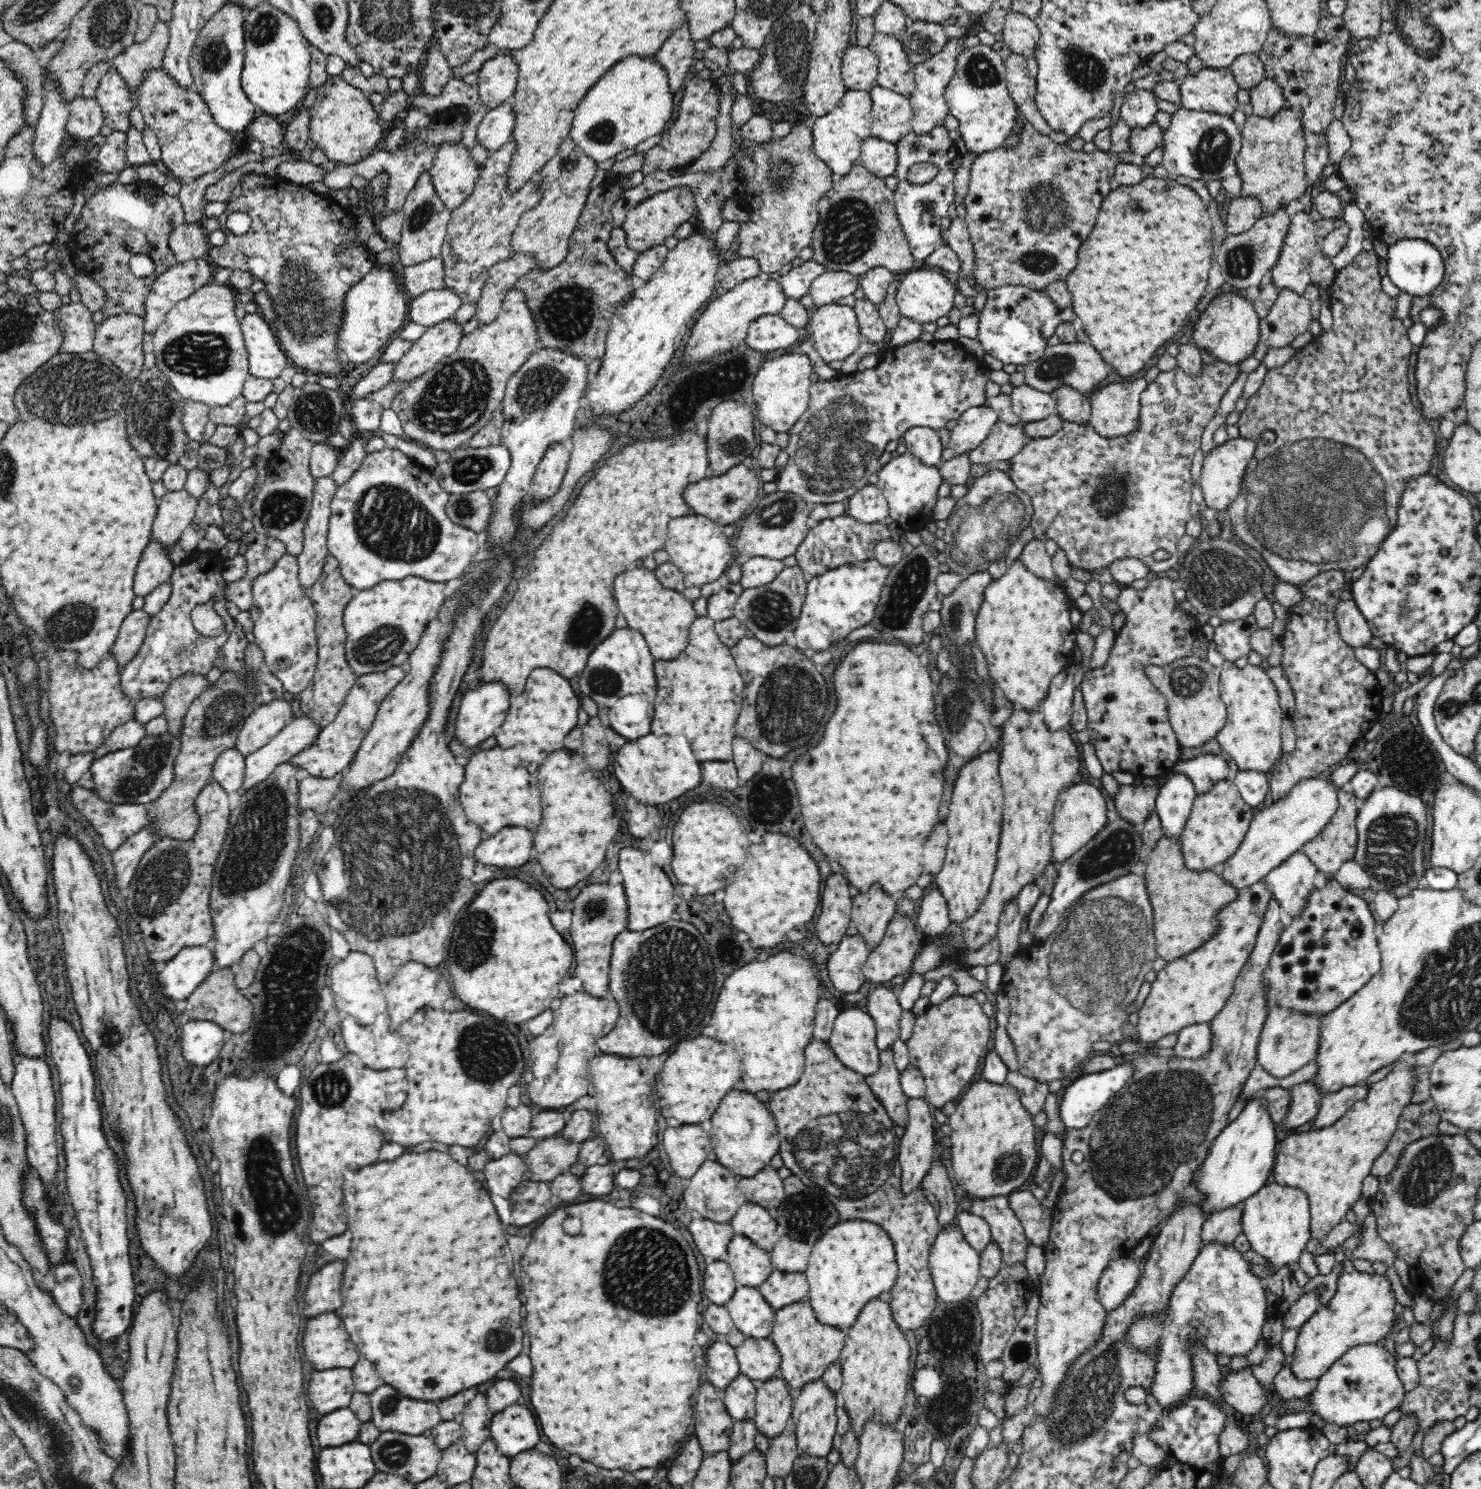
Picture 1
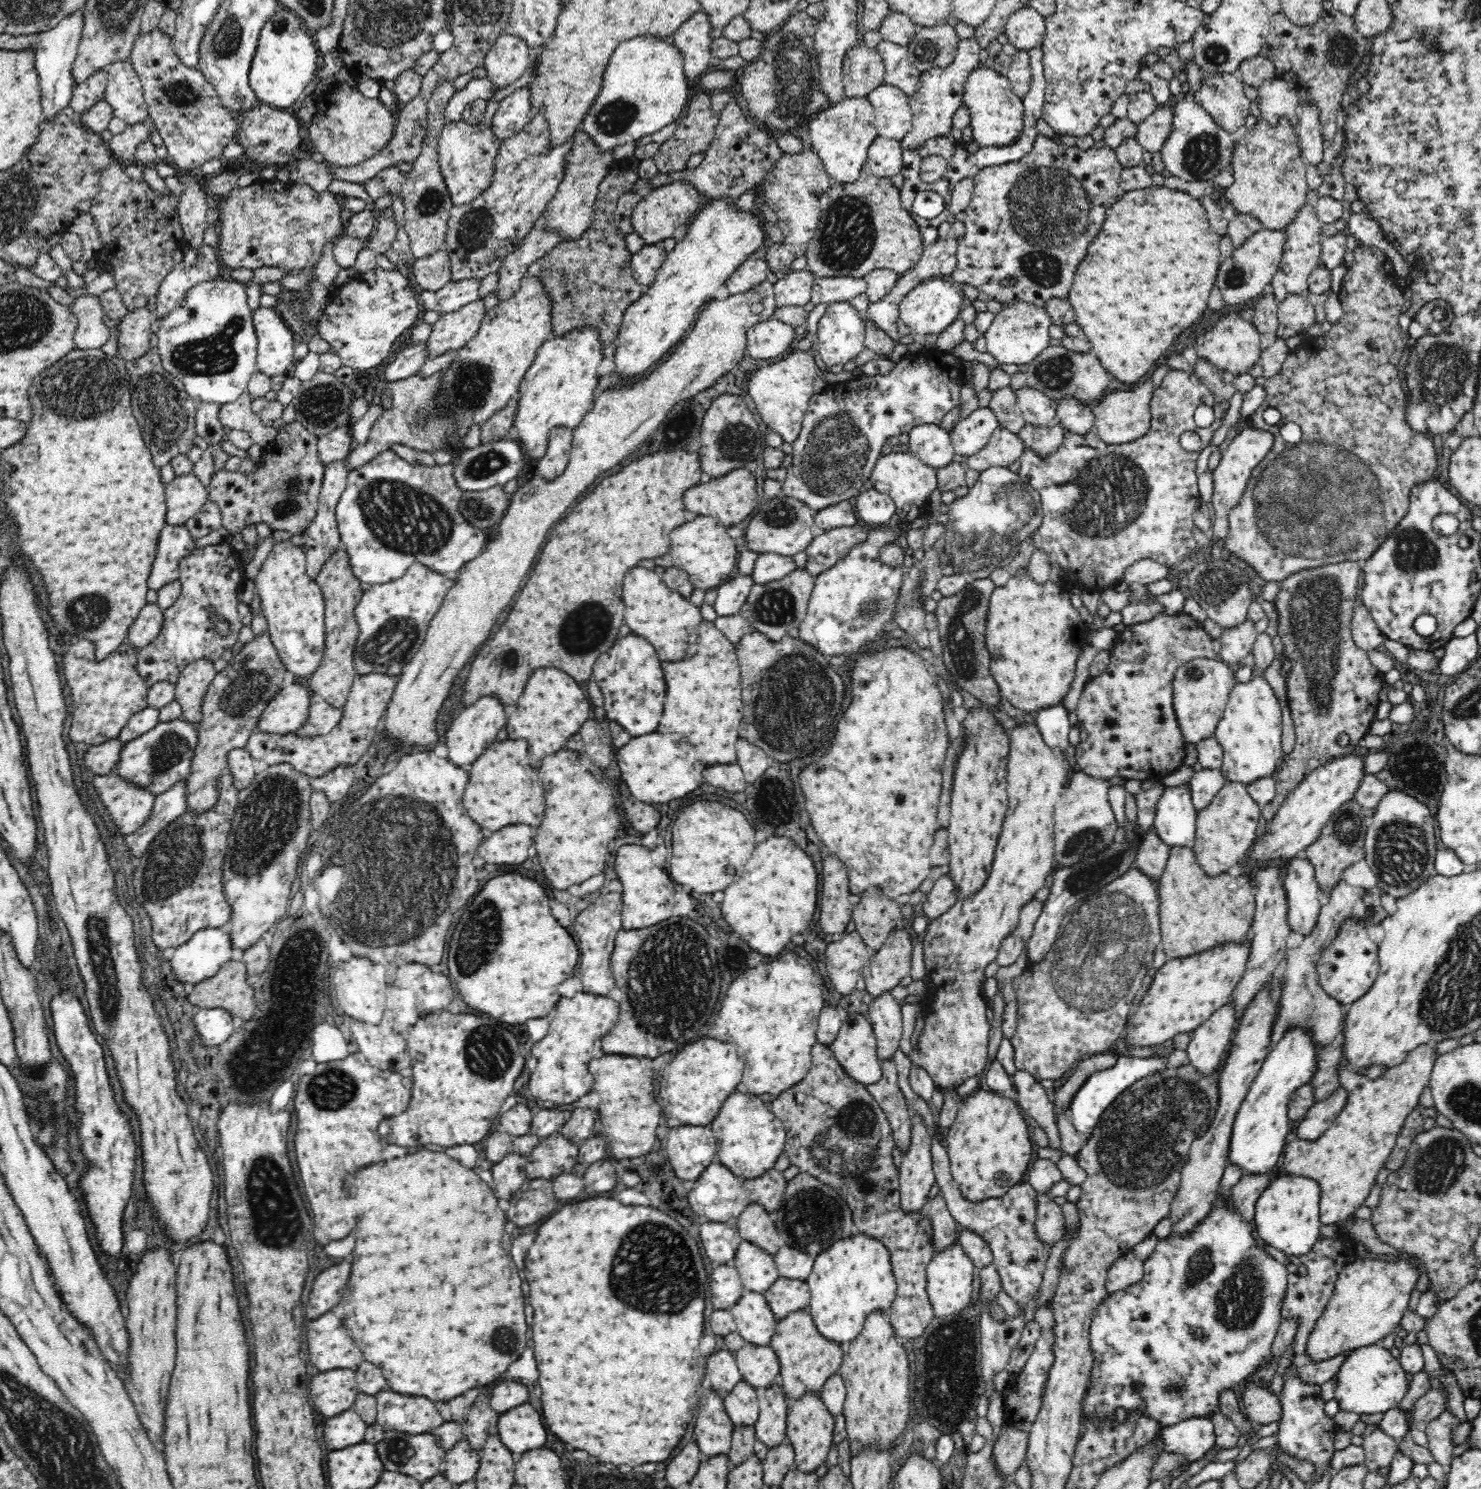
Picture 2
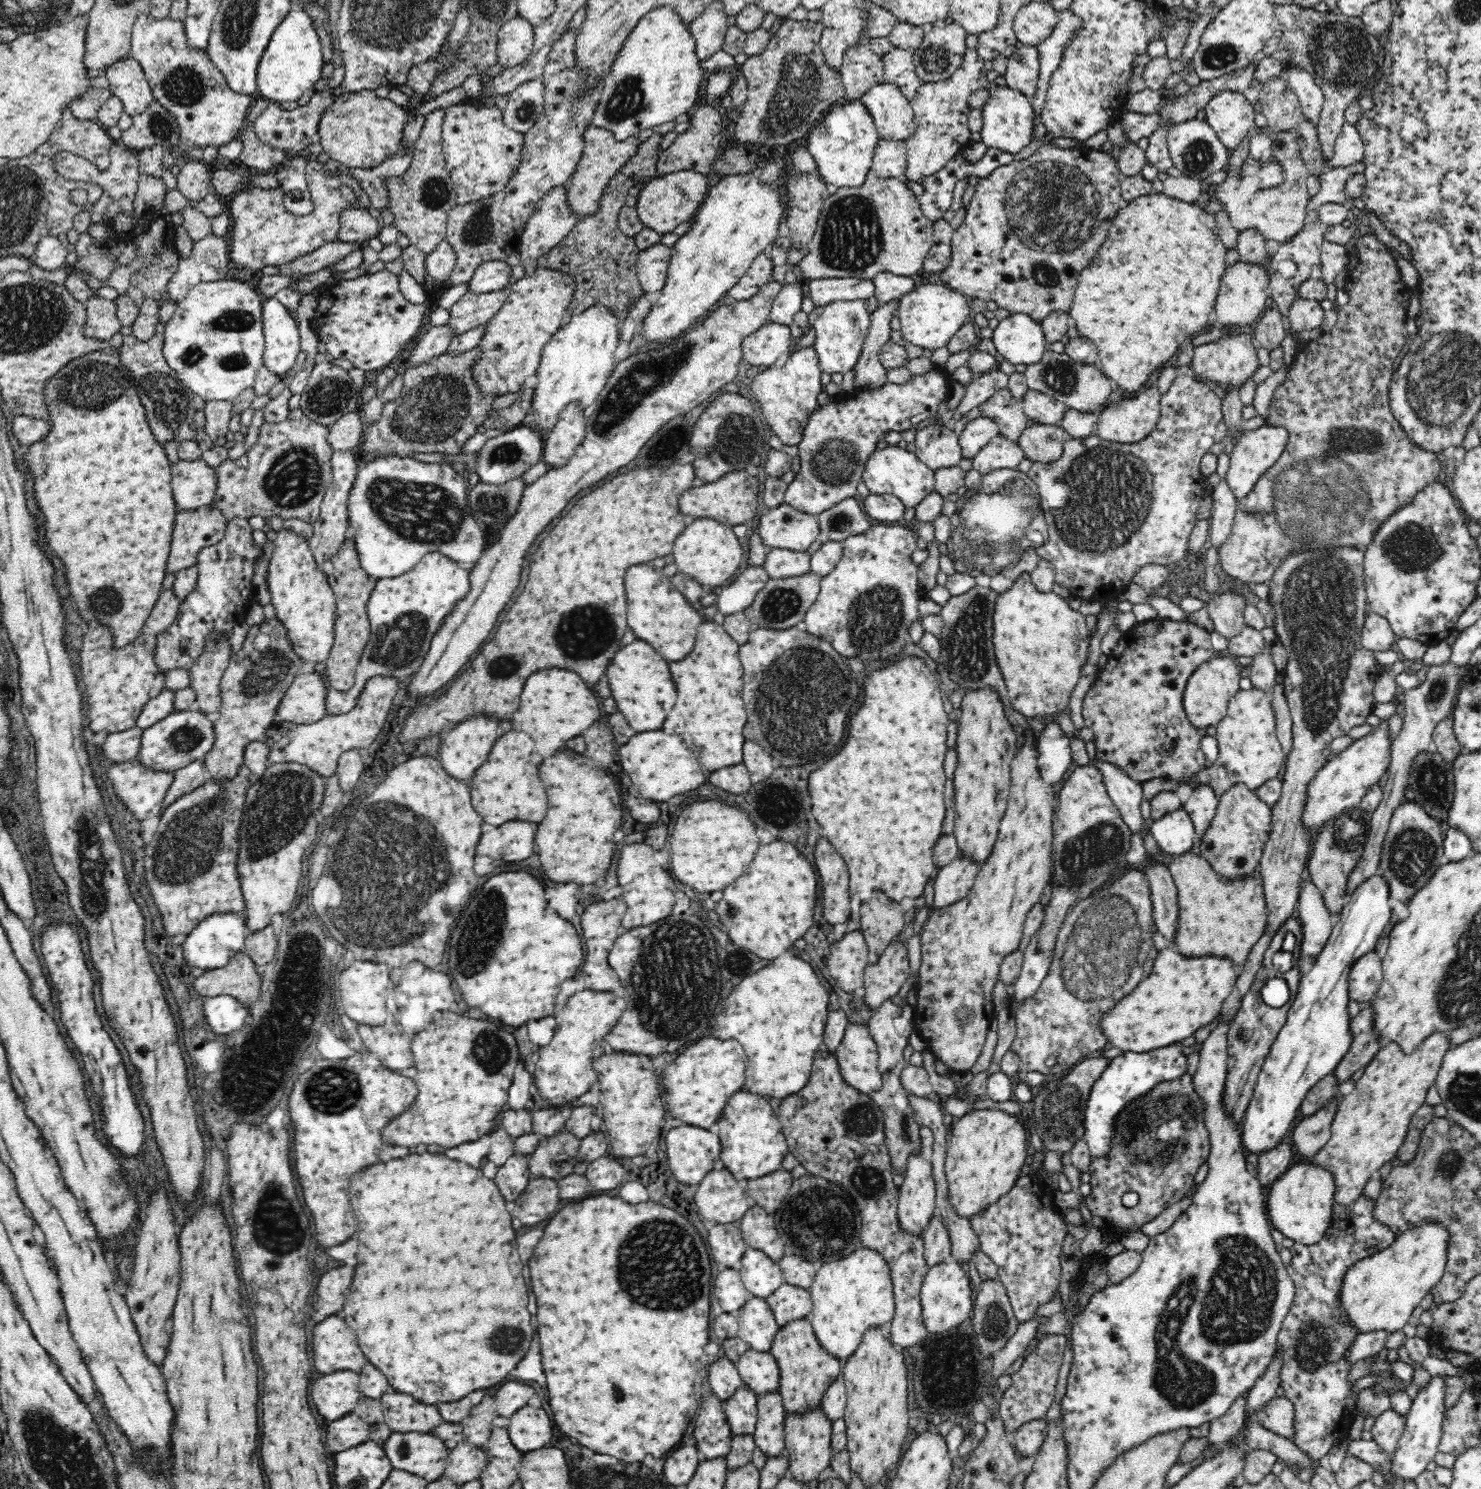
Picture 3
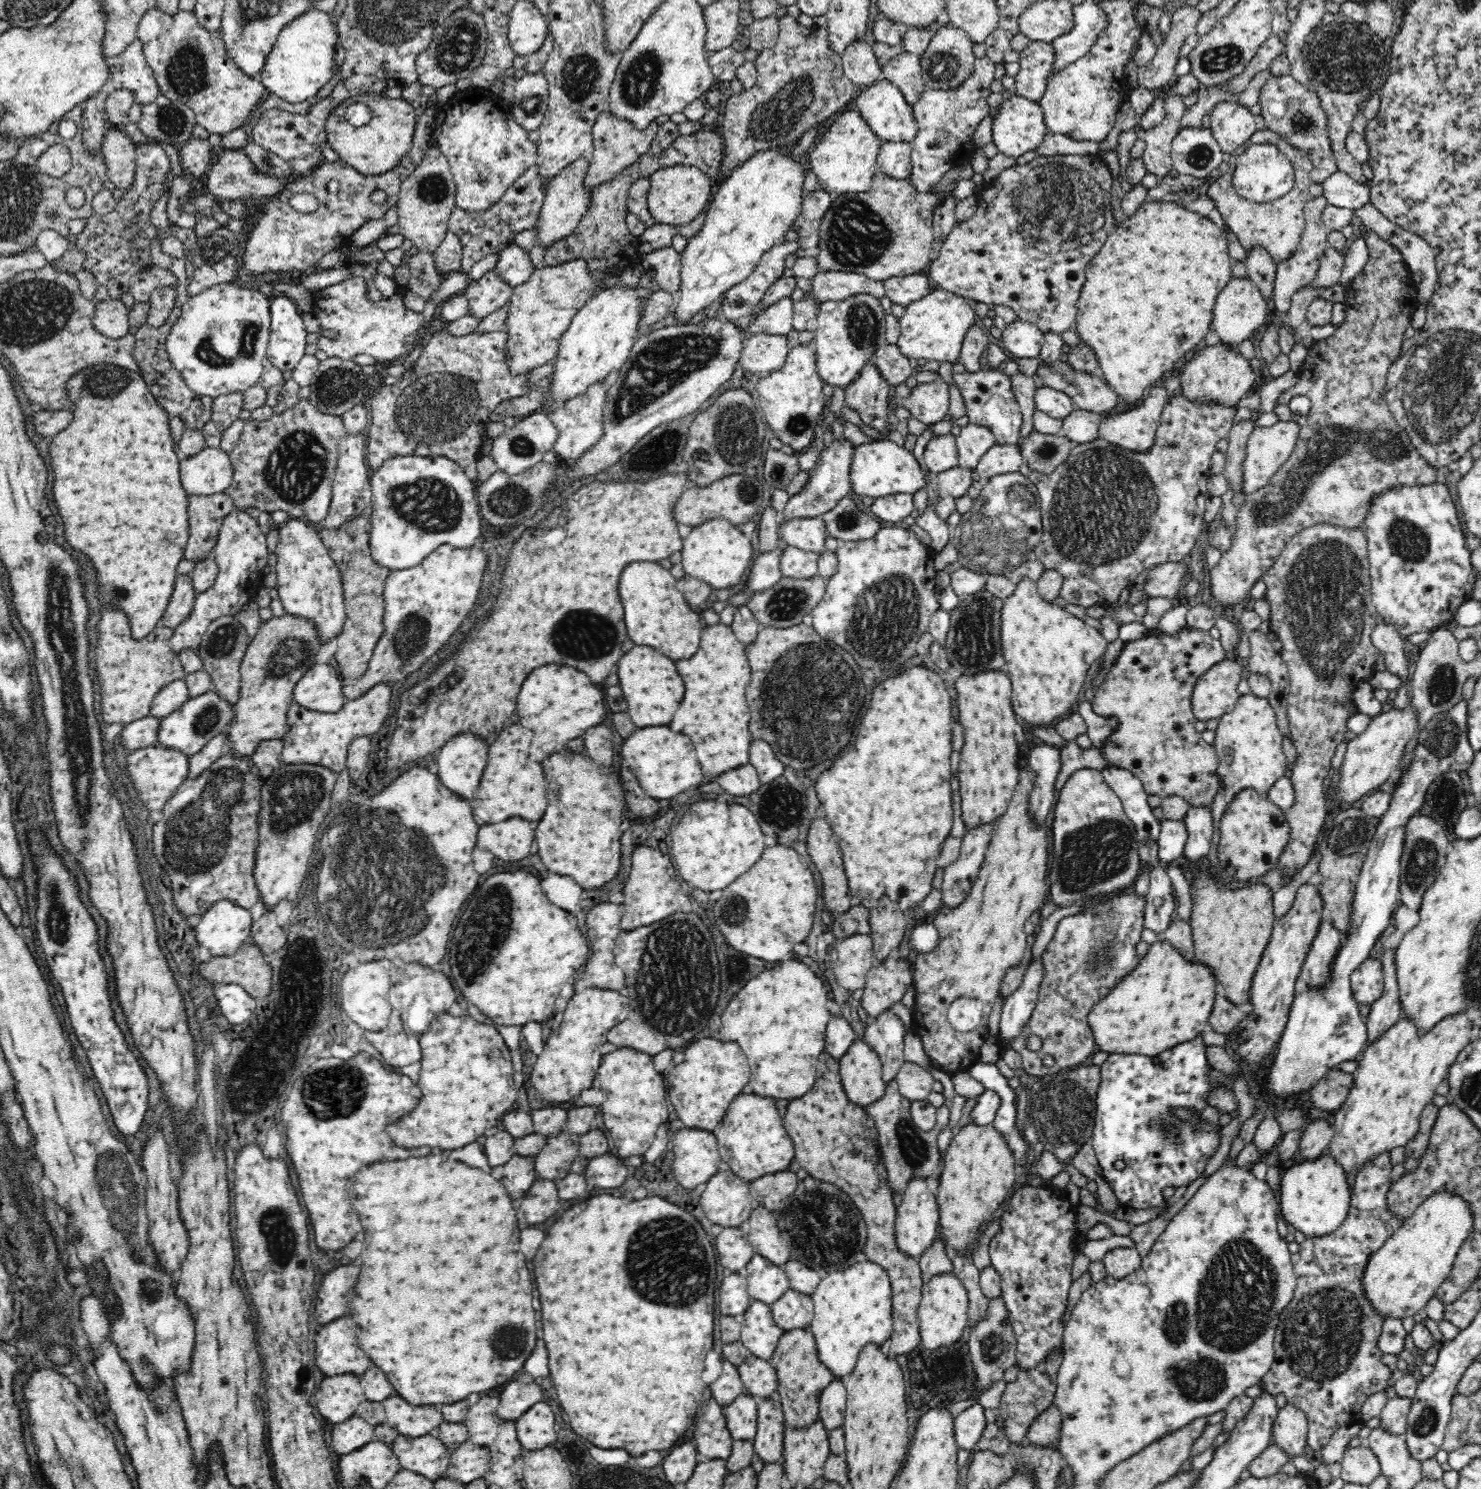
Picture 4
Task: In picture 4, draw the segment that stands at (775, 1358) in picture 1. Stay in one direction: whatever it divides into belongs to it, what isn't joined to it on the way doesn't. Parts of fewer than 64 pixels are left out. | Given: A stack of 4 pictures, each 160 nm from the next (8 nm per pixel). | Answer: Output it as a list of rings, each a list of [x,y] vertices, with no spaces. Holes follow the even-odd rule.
[[[750,1356],[737,1366],[746,1393],[753,1397],[776,1397],[778,1388],[777,1372],[769,1361]]]

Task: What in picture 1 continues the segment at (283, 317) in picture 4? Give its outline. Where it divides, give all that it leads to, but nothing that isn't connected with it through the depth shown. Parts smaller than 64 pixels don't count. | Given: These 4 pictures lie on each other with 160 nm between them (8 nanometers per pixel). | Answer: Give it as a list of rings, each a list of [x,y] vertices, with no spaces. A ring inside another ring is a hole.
[[[256,313],[246,314],[240,321],[249,363],[254,378],[276,379],[289,364],[268,322]]]

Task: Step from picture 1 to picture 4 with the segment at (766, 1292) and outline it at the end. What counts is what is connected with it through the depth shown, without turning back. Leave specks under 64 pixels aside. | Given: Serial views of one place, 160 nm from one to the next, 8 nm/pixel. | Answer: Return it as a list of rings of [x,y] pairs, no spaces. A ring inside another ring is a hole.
[[[794,1289],[786,1290],[769,1308],[776,1325],[784,1332],[798,1328],[807,1329],[813,1319],[811,1296]]]

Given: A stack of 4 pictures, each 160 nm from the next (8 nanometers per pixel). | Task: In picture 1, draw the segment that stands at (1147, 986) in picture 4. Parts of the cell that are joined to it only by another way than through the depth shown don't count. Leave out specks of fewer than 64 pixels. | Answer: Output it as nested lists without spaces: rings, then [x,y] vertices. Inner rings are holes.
[[[1266,880],[1240,890],[1236,899],[1218,910],[1216,932],[1197,950],[1168,963],[1157,973],[1150,993],[1139,1010],[1138,1021],[1135,1022],[1142,1046],[1152,1047],[1167,1034],[1177,1033],[1190,1025],[1209,1022],[1224,1008],[1232,994],[1236,977],[1254,951],[1270,899],[1273,899],[1273,892],[1270,892]]]

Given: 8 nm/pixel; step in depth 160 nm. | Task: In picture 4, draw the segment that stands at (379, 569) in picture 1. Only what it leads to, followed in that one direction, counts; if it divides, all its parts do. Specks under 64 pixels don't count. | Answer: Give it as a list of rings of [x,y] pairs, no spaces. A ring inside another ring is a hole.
[[[396,456],[382,462],[370,479],[370,532],[368,548],[374,562],[390,571],[404,570],[420,564],[434,548],[443,544],[470,549],[482,542],[482,517],[476,502],[476,485],[468,479],[461,466],[445,456]]]

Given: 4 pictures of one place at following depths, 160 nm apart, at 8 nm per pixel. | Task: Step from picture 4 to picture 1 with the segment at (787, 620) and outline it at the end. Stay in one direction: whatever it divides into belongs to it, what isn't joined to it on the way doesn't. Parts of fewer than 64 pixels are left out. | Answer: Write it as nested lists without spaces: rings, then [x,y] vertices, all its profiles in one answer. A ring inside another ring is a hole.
[[[798,565],[784,567],[772,582],[743,590],[734,606],[733,616],[738,618],[760,642],[771,646],[782,644],[786,634],[797,626],[802,604],[806,598],[806,584],[807,580]]]

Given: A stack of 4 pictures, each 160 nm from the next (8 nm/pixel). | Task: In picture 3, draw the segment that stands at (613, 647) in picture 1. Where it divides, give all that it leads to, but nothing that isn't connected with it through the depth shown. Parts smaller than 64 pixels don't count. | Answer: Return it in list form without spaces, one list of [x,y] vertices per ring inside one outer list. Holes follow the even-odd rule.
[[[634,640],[632,644],[616,652],[606,668],[606,676],[618,710],[624,714],[624,718],[636,732],[662,728],[666,714],[676,702],[676,686],[668,670],[668,662],[664,662],[648,642]]]

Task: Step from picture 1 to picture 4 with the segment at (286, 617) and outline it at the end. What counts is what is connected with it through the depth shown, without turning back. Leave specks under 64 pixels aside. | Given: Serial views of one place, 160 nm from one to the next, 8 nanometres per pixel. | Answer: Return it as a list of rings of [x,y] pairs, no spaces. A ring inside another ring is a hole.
[[[290,519],[278,527],[278,541],[275,548],[277,556],[276,590],[286,616],[306,619],[314,625],[320,646],[330,639],[337,638],[346,620],[342,579],[336,563],[320,537],[318,526],[305,520]]]

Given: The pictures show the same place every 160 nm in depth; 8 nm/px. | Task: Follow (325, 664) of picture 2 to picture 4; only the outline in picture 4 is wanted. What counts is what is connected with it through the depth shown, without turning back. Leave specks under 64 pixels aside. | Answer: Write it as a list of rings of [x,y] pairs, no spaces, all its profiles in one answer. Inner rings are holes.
[[[369,512],[340,528],[326,529],[318,527],[318,537],[324,543],[330,558],[336,563],[340,579],[342,579],[342,596],[346,610],[346,620],[342,632],[337,636],[337,648],[334,654],[338,663],[338,676],[345,683],[352,683],[359,679],[372,658],[374,646],[382,636],[382,616],[384,601],[382,592],[390,570],[378,565],[370,555],[368,548],[368,532],[370,532]]]

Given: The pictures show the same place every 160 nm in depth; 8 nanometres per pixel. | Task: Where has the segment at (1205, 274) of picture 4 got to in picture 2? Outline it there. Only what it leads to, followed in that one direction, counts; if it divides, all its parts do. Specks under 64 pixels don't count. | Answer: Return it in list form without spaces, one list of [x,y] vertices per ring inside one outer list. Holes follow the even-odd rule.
[[[1151,185],[1140,190],[1124,192],[1106,210],[1102,228],[1088,245],[1086,256],[1082,259],[1081,264],[1078,265],[1077,273],[1074,275],[1072,286],[1070,286],[1067,294],[1067,299],[1072,303],[1075,312],[1075,322],[1081,326],[1081,329],[1090,339],[1090,343],[1092,343],[1094,354],[1102,360],[1102,366],[1108,372],[1112,372],[1119,381],[1132,384],[1138,382],[1140,378],[1144,378],[1156,366],[1156,360],[1160,356],[1164,356],[1164,352],[1174,344],[1176,336],[1180,332],[1184,332],[1188,326],[1192,326],[1202,316],[1202,312],[1207,309],[1206,302],[1208,302],[1208,295],[1210,294],[1210,290],[1212,290],[1212,286],[1214,286],[1214,278],[1216,278],[1220,266],[1218,244],[1221,238],[1221,235],[1210,228],[1208,222],[1208,215],[1199,199],[1190,196],[1187,192],[1172,190],[1164,185]]]

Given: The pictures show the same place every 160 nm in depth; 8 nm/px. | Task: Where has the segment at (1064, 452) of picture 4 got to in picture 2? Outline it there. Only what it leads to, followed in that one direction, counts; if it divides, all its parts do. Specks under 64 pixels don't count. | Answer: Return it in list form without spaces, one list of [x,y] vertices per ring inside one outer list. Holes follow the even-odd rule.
[[[1058,422],[1048,426],[1025,423],[1017,433],[1025,448],[1035,450],[1040,456],[1050,456],[1062,444],[1066,429]]]

